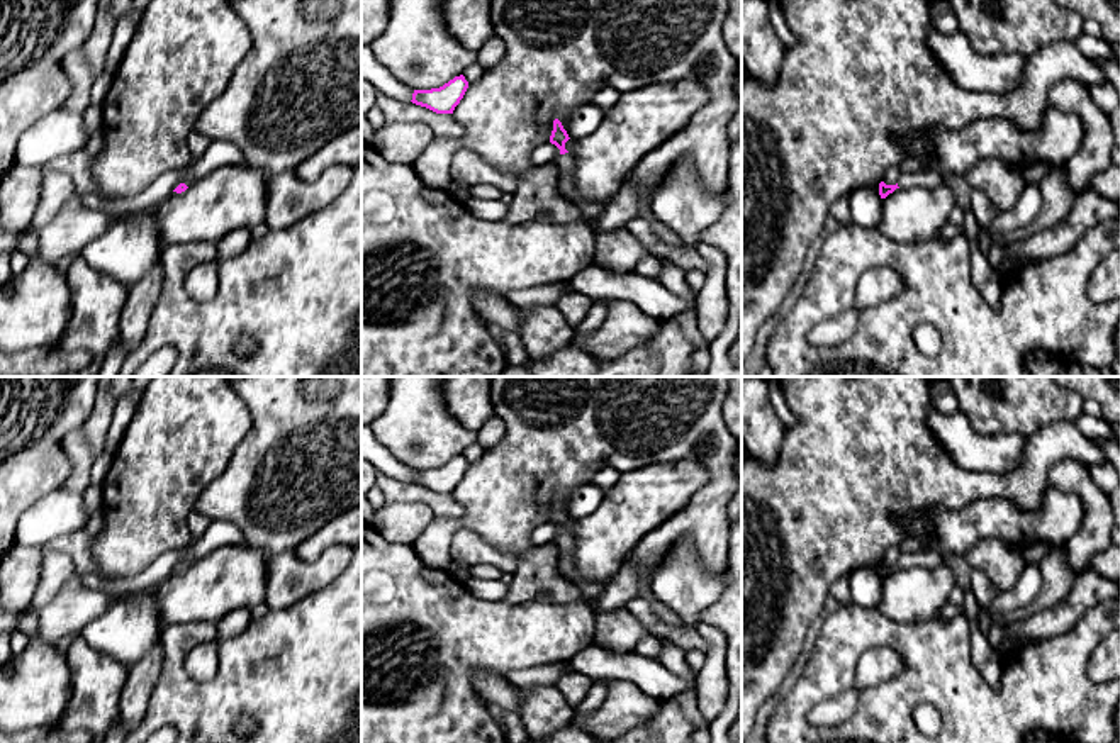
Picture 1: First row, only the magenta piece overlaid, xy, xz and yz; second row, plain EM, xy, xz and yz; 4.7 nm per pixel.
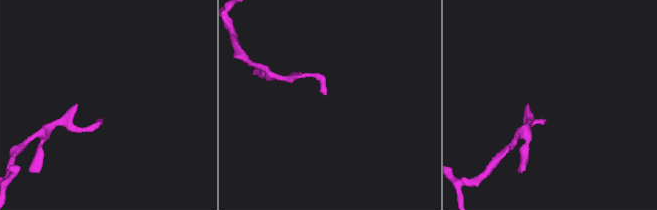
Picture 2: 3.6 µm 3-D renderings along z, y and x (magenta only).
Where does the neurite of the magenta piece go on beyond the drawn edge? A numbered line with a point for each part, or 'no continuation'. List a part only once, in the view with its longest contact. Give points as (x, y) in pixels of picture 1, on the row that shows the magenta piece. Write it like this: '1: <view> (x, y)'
1: xz (565, 163)

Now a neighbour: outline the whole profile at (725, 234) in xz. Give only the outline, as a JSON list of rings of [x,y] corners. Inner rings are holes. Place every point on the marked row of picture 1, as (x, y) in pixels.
[[[742,137],[730,142],[726,192],[725,214],[699,234],[699,244],[709,244],[725,253],[730,297],[725,327],[706,346],[709,368],[704,377],[742,377],[742,360],[730,356],[742,329]]]

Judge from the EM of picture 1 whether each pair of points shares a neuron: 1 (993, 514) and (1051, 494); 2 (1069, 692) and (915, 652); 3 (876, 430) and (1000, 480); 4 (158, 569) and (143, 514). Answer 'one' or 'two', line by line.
1: one
2: one
3: one
4: two

